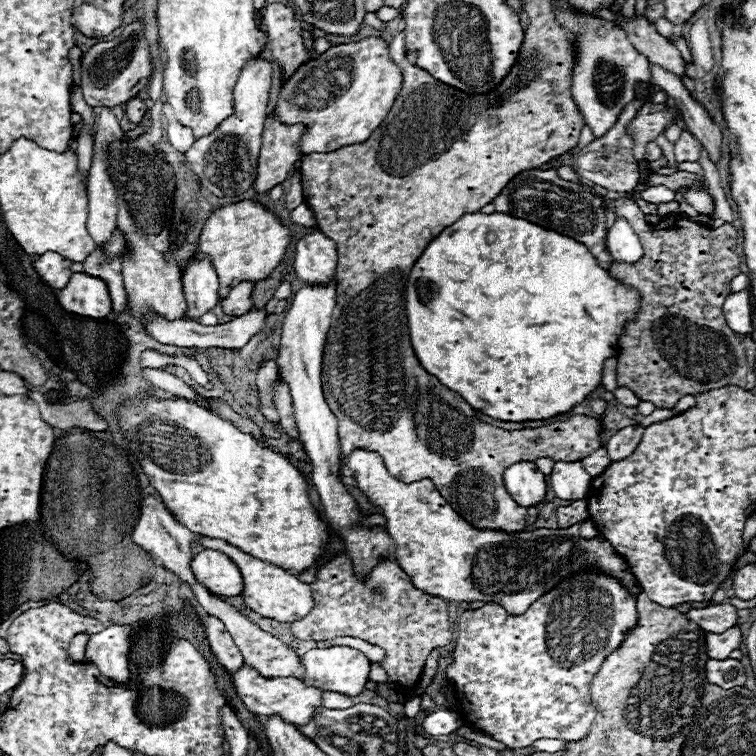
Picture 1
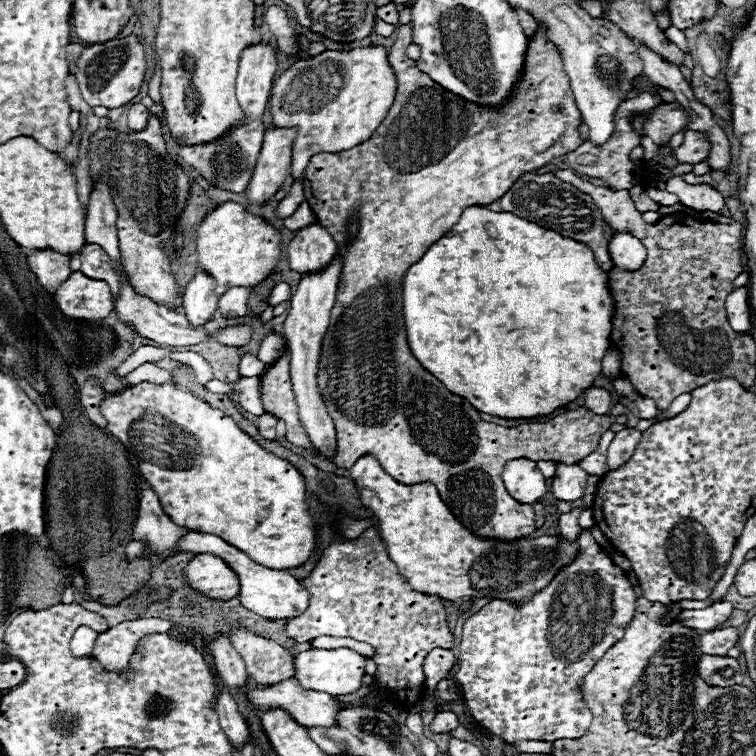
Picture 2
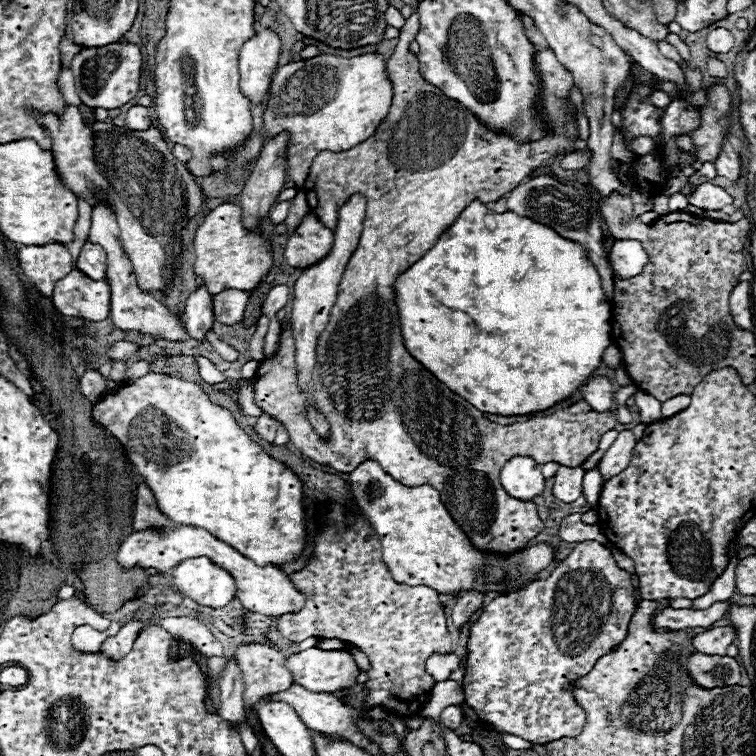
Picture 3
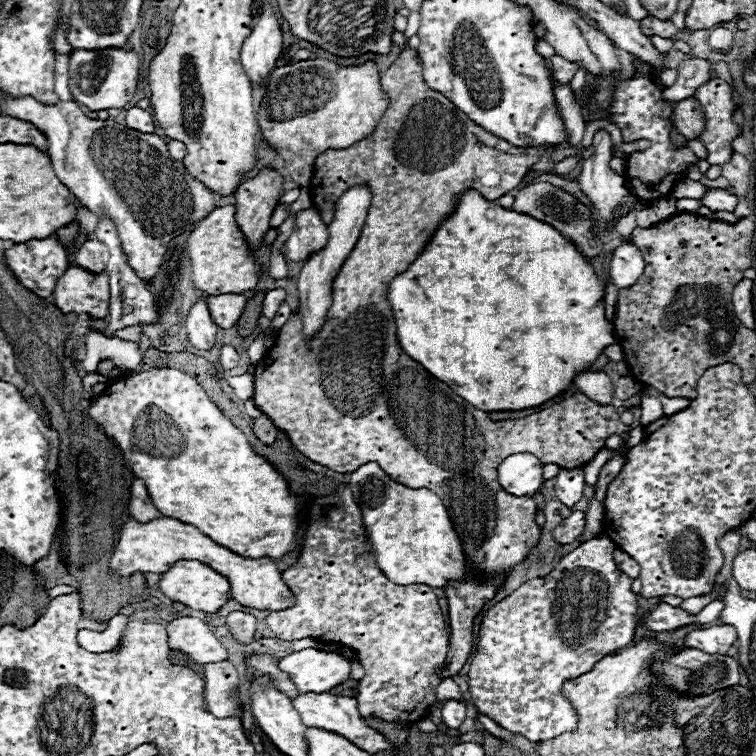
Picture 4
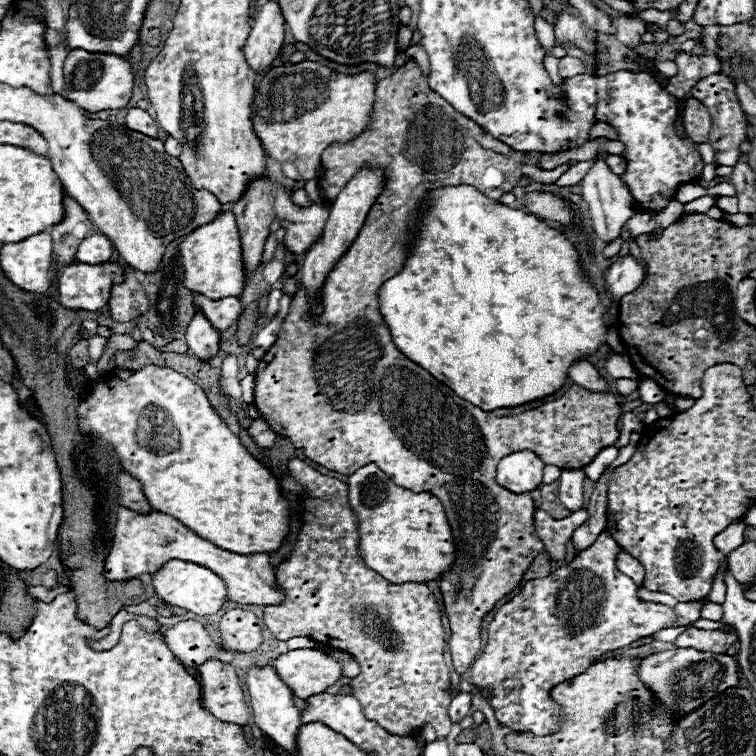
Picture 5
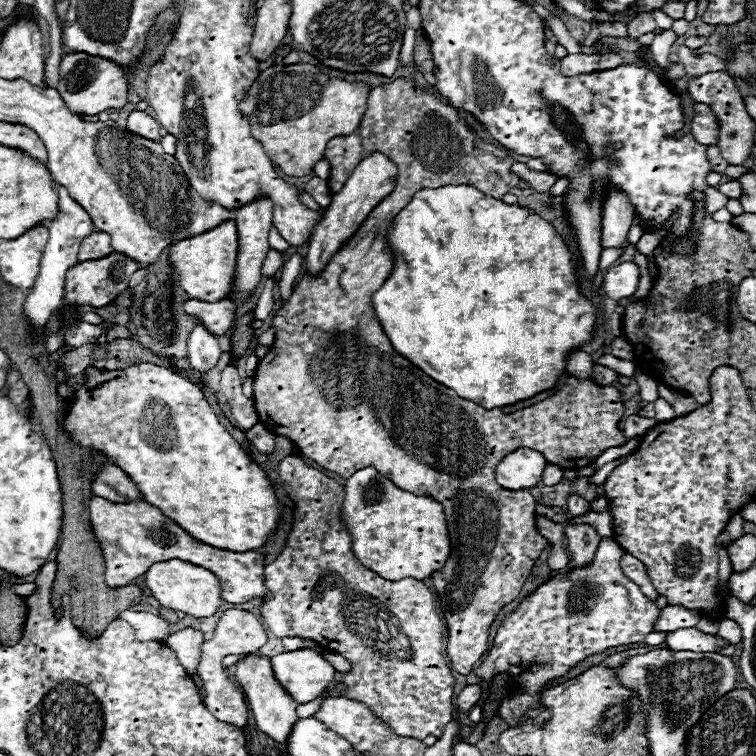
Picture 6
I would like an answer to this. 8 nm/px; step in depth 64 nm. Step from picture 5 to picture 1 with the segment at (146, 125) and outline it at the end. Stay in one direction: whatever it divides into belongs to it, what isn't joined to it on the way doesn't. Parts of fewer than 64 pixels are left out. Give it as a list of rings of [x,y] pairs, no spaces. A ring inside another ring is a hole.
[[[132,98],[126,102],[126,116],[132,124],[140,124],[144,120],[146,112],[148,112],[148,108],[146,108],[144,100],[140,100],[140,98]]]

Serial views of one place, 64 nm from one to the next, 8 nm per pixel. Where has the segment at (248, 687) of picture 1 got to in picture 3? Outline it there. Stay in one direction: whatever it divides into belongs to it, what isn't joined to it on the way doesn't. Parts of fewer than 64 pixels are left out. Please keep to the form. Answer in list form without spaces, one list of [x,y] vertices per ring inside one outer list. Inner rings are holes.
[[[292,684],[290,690],[270,694],[270,698],[272,698],[272,700],[282,700],[282,702],[290,704],[290,706],[298,712],[300,720],[302,720],[310,730],[318,730],[318,732],[326,732],[326,734],[338,734],[338,736],[346,738],[348,742],[352,742],[352,744],[356,744],[356,746],[360,746],[360,748],[364,748],[364,750],[368,750],[368,752],[374,752],[374,750],[380,748],[378,744],[372,744],[372,742],[358,730],[358,726],[356,726],[356,720],[358,720],[358,716],[360,716],[358,710],[356,710],[354,706],[350,706],[350,704],[344,704],[340,698],[336,698],[336,696],[328,694],[328,692],[308,692],[308,690],[304,690],[302,686]]]

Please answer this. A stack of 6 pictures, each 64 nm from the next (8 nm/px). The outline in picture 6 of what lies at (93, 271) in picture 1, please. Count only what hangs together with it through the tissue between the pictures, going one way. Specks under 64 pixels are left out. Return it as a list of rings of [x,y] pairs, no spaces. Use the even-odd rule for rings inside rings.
[[[96,230],[92,232],[88,238],[82,240],[82,246],[80,246],[80,252],[78,252],[78,260],[84,262],[84,260],[98,260],[98,258],[104,258],[112,252],[112,244],[110,244],[110,236],[102,230]]]

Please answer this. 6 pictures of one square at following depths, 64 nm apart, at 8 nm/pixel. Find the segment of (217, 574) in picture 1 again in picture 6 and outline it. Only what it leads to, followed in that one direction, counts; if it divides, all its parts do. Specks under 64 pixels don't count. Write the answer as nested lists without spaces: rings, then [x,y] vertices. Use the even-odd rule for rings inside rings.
[[[168,560],[168,562],[158,562],[148,568],[144,574],[144,584],[152,592],[152,596],[166,608],[190,614],[194,618],[206,618],[218,612],[222,604],[220,596],[220,580],[216,574],[210,570],[184,562],[184,560]]]

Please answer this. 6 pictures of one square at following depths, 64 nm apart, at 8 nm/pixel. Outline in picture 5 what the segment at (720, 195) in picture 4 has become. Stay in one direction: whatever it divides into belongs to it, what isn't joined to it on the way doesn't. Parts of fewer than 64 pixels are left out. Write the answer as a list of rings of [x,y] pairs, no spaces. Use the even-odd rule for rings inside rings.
[[[720,196],[718,198],[718,208],[728,212],[728,214],[736,214],[738,212],[738,198],[734,198],[734,196]]]

